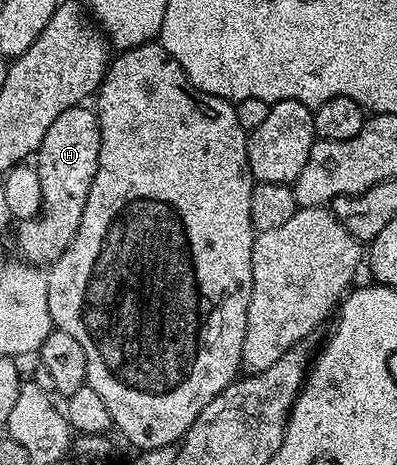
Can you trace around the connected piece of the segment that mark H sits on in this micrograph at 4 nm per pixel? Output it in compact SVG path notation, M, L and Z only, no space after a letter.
M79 104L60 112L52 120L52 128L44 132L44 140L36 152L36 169L42 189L42 209L35 218L19 221L18 238L22 246L38 264L53 264L67 250L80 228L84 204L96 176L100 160L100 132L98 115Z

